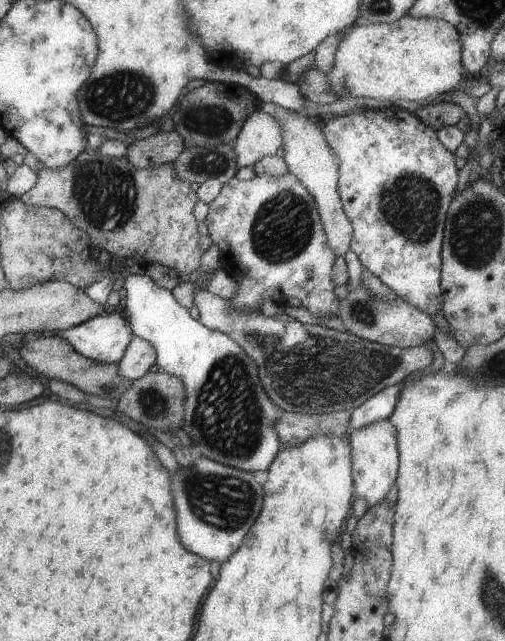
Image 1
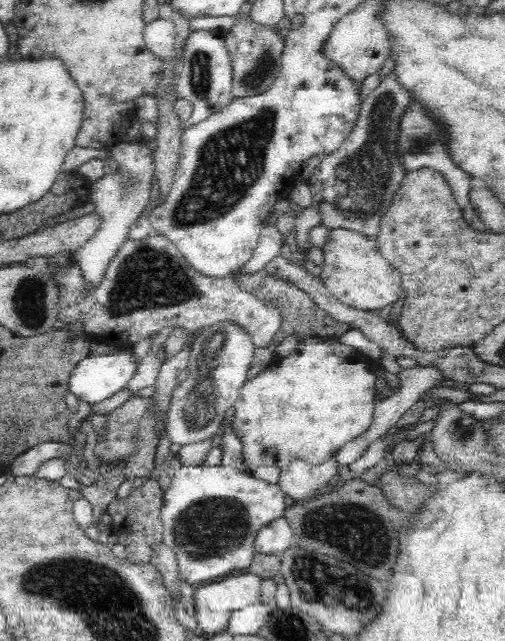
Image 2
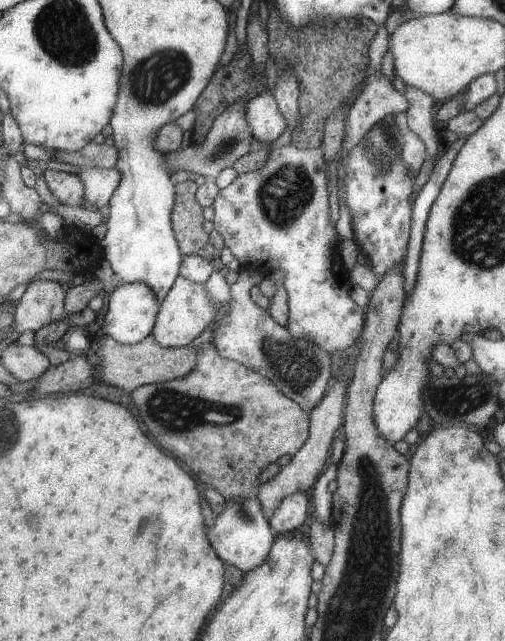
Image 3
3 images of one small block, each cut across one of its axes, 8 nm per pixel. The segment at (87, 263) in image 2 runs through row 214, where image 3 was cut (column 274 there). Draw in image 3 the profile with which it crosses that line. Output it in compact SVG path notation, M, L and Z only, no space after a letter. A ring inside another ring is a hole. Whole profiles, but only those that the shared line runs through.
M271 92L252 97L245 106L245 113L252 135L263 143L274 142L287 126Z

